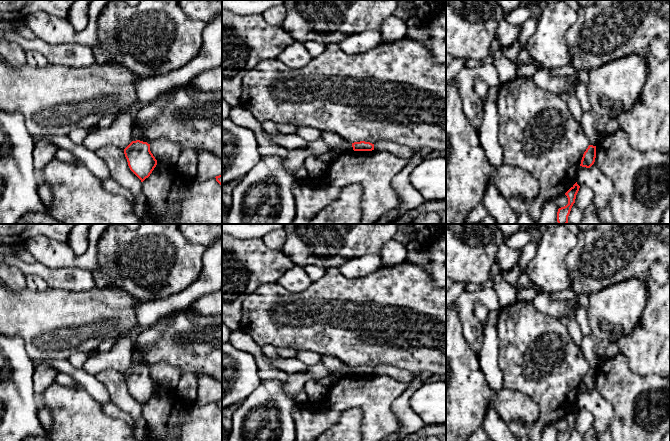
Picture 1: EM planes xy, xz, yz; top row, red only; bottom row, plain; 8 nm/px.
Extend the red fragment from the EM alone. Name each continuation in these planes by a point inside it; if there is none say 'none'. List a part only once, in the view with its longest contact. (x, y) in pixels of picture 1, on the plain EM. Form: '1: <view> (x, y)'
none

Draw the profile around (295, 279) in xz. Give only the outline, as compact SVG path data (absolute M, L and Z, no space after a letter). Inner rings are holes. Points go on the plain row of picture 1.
M295 265L286 271L276 283L290 292L303 292L312 284L312 282L313 281L307 275L304 268Z

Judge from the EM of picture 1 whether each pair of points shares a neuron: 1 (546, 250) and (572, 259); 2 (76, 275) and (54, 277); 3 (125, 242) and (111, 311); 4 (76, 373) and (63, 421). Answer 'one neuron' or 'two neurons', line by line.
1: two neurons
2: one neuron
3: two neurons
4: two neurons

